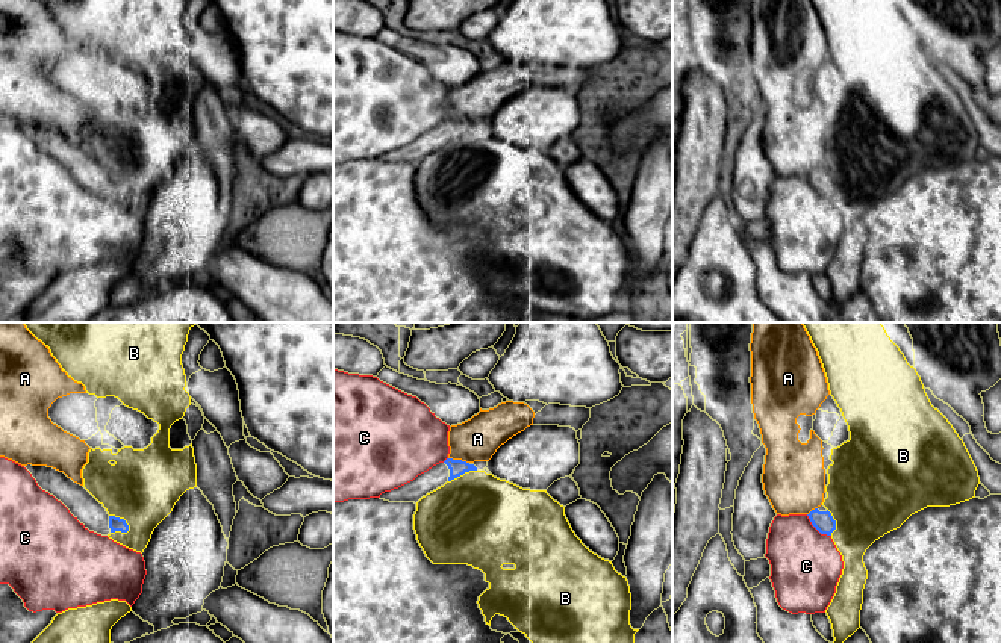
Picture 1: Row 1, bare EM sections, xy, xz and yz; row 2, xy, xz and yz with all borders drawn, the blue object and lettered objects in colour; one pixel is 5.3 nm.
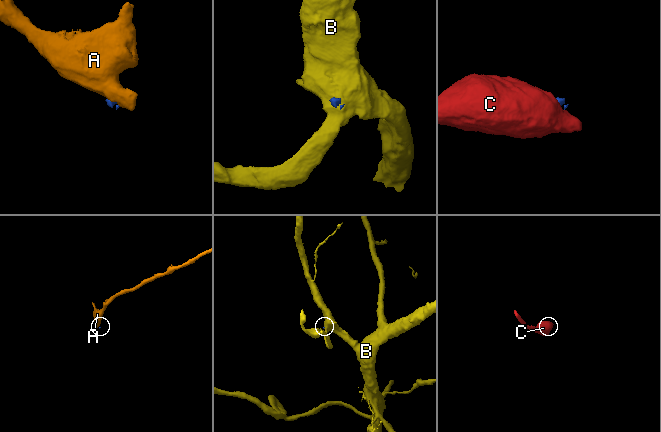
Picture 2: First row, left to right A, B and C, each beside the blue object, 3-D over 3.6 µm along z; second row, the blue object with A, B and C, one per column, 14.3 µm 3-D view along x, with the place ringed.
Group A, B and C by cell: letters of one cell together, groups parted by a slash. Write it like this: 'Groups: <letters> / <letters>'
Groups: A / B / C

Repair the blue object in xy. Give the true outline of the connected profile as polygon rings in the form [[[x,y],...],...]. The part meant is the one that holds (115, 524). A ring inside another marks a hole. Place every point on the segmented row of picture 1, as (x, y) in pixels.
[[[27,464],[24,467],[32,474],[42,490],[61,501],[89,531],[101,536],[108,536],[115,531],[129,531],[129,525],[124,519],[109,516],[103,504],[64,472],[47,466]]]

